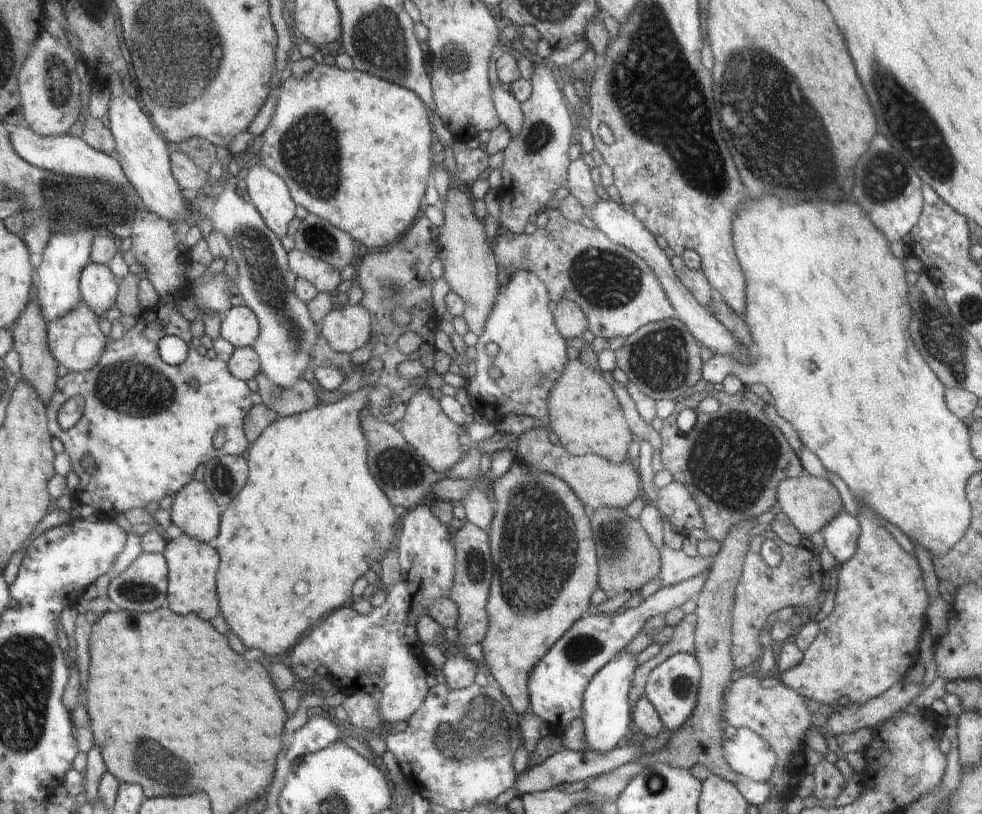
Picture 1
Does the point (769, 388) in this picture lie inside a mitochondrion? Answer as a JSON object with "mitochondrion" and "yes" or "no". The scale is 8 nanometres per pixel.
{"mitochondrion":"no"}

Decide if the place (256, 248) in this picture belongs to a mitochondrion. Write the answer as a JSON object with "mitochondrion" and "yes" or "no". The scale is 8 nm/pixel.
{"mitochondrion":"yes"}

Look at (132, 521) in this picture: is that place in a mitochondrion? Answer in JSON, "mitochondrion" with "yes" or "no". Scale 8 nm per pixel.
{"mitochondrion":"no"}

